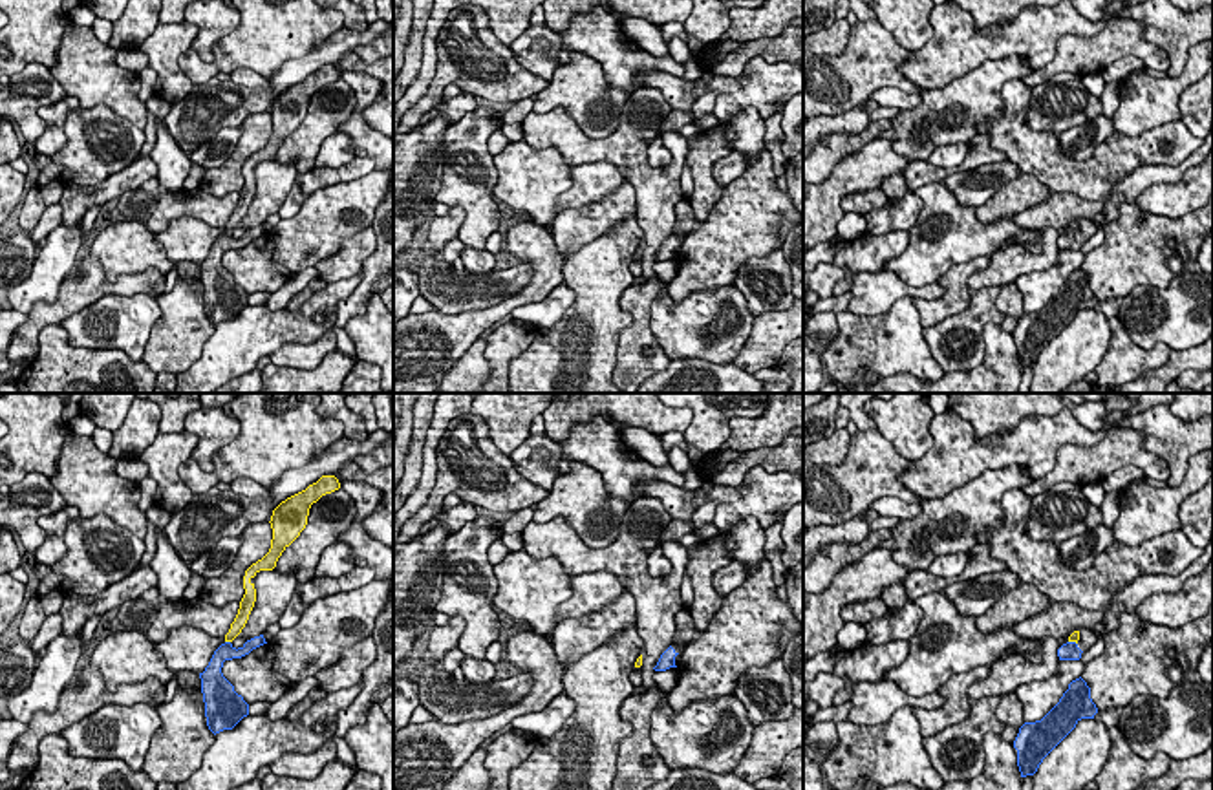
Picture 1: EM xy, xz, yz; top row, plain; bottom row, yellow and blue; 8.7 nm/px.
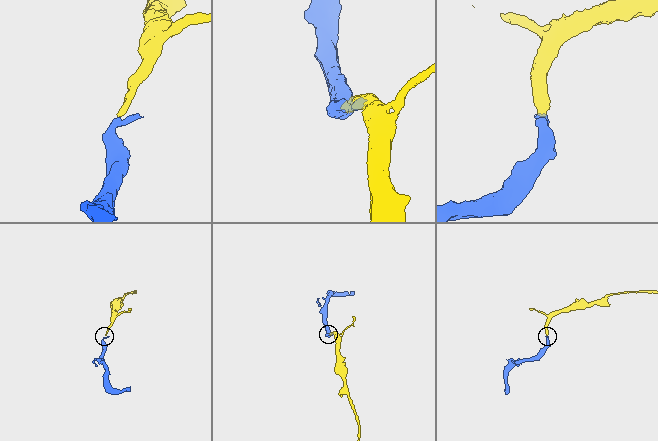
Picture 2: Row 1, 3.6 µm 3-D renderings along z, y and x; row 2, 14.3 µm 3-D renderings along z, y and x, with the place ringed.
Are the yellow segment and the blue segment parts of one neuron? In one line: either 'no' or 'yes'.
yes

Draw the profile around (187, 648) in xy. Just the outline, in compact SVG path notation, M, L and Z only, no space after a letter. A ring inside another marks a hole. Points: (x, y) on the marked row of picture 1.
M183 625L172 629L168 638L156 644L166 660L166 666L177 671L203 673L214 651L225 644L225 638L210 636L196 627Z

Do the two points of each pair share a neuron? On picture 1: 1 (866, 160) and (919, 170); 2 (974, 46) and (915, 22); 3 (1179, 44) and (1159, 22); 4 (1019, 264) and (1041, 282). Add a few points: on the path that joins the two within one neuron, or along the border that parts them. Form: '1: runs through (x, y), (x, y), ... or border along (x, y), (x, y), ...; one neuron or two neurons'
1: border along (912, 161), (899, 174); two neurons
2: border along (930, 19), (932, 35), (912, 52); two neurons
3: runs through (1175, 39), (1164, 28); one neuron
4: border along (1060, 251), (1049, 267), (1021, 273), (1014, 280); two neurons

